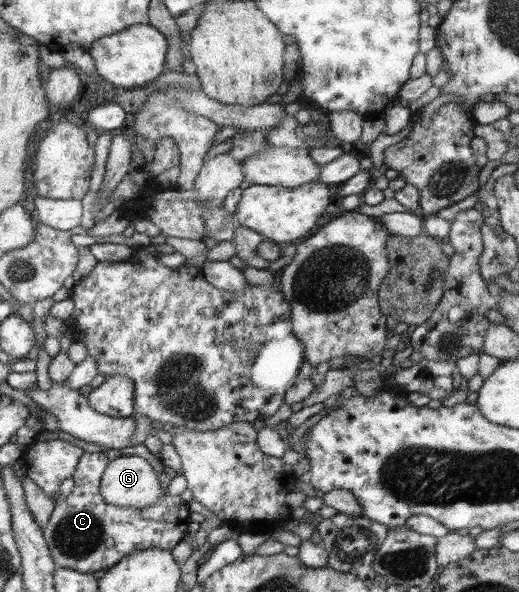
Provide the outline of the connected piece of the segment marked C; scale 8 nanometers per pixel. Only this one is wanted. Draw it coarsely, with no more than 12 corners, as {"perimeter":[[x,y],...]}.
{"perimeter":[[84,453],[72,494],[42,527],[58,568],[108,570],[172,549],[190,509],[164,494],[142,510],[102,500],[119,453]]}

